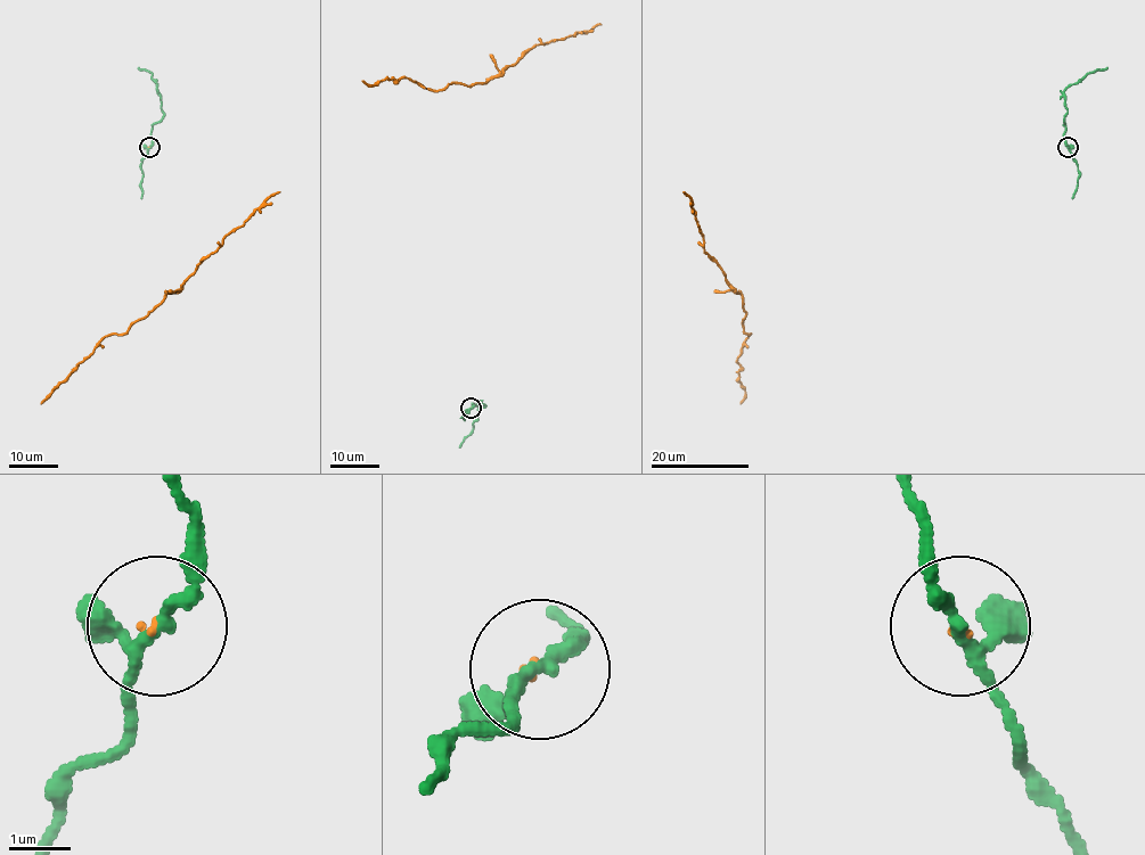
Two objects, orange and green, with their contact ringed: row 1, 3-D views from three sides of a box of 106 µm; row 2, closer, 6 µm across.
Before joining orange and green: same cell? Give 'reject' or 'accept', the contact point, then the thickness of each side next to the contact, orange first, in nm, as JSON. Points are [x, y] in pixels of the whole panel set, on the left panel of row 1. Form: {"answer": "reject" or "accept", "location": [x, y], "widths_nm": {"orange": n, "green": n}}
{"answer": "reject", "location": [149, 147], "widths_nm": {"orange": 60, "green": 190}}

